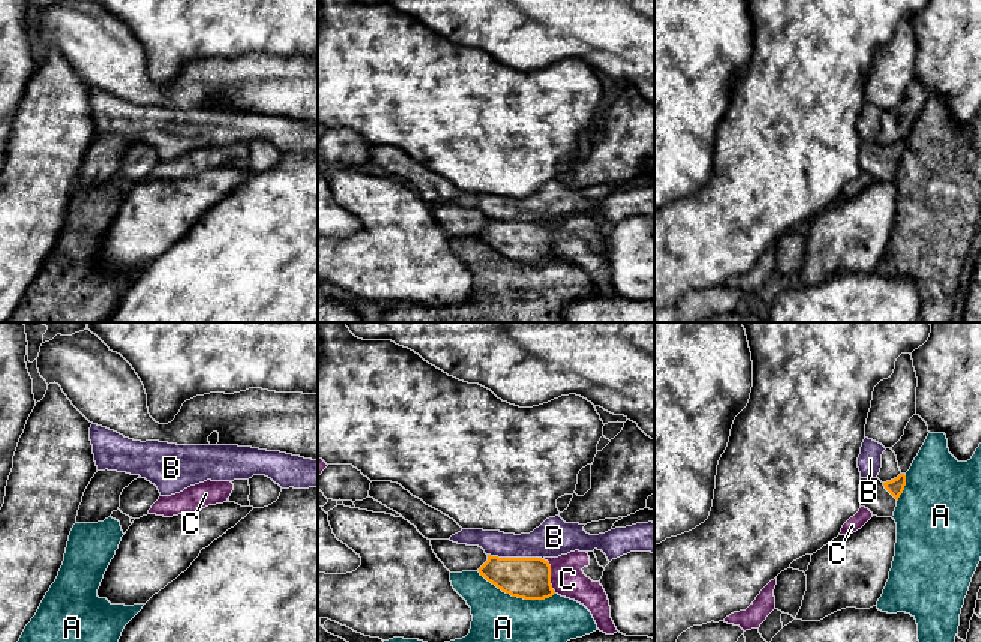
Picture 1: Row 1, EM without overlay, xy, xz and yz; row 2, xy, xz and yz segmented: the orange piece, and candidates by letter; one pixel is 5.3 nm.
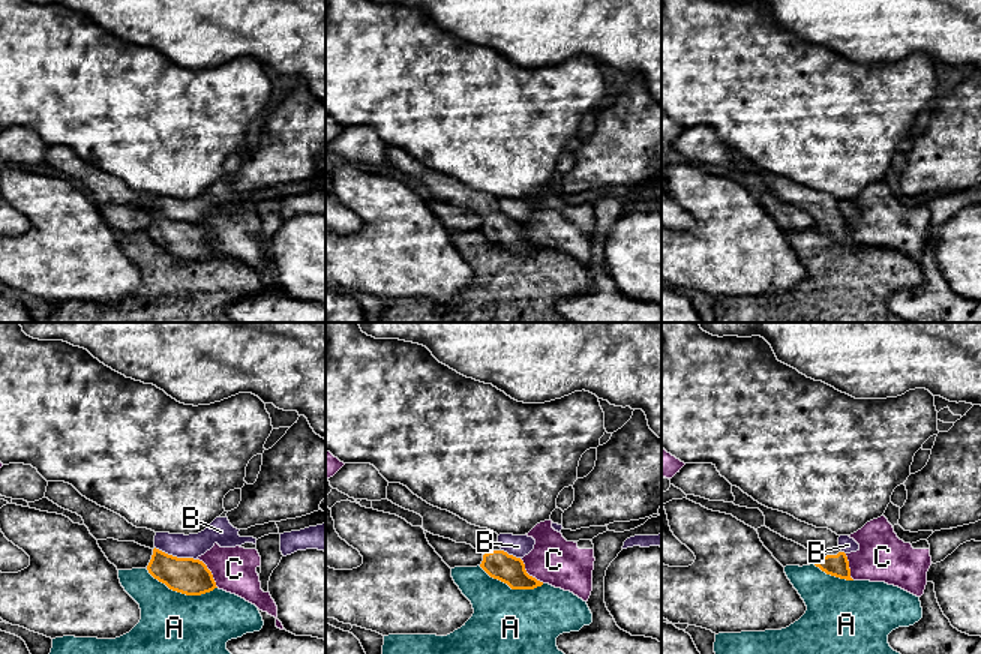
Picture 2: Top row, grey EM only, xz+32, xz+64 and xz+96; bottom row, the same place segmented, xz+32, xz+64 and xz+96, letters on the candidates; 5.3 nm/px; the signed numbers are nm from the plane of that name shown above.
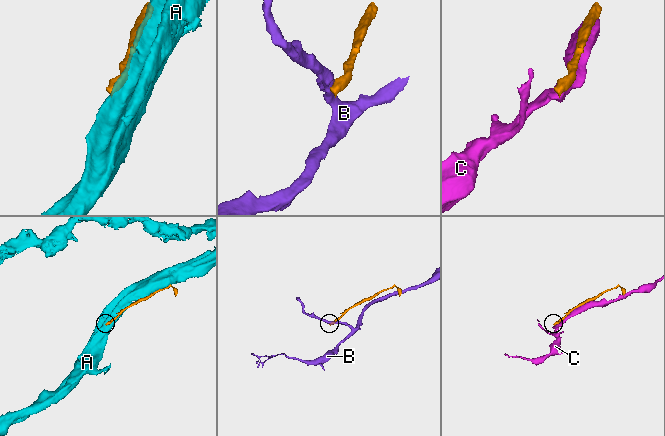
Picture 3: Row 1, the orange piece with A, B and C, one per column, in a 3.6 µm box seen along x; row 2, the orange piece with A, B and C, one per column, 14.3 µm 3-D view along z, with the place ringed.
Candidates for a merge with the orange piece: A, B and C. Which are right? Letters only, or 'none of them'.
none of them

